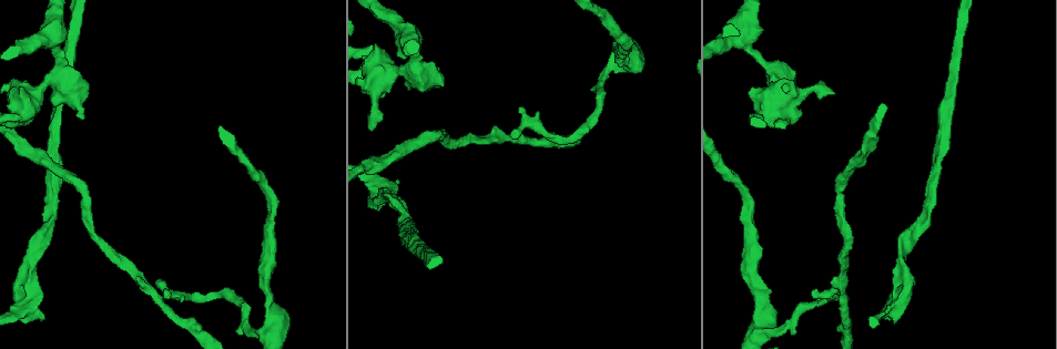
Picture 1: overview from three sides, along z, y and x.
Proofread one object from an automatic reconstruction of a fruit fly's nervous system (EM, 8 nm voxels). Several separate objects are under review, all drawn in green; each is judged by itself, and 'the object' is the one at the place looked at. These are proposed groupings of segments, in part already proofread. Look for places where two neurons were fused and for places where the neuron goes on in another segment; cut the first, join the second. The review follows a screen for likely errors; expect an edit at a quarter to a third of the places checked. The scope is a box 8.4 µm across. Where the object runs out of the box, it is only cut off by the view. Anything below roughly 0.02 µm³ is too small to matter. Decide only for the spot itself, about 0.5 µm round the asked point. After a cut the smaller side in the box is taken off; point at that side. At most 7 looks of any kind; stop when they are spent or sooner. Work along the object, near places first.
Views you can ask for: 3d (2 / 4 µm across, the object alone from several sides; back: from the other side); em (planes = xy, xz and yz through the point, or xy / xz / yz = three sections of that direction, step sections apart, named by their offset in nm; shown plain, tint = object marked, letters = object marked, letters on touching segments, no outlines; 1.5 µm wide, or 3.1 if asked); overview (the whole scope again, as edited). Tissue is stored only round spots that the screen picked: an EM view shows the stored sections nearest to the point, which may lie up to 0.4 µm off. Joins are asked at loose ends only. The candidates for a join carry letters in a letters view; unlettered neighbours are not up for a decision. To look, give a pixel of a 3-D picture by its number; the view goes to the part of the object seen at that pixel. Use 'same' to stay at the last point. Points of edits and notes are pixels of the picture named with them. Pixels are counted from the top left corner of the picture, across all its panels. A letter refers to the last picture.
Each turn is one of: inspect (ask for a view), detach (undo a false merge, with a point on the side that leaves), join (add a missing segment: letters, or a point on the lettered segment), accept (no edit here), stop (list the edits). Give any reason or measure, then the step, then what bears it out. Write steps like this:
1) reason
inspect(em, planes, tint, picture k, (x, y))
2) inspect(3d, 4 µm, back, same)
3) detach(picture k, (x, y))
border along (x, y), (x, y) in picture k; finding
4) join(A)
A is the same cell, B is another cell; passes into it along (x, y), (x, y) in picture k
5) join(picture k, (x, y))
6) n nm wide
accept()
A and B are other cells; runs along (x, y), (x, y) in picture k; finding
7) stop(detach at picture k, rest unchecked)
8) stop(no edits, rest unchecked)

stops while still wide
inspect(3d, 2 µm, picture 1, (81, 116))

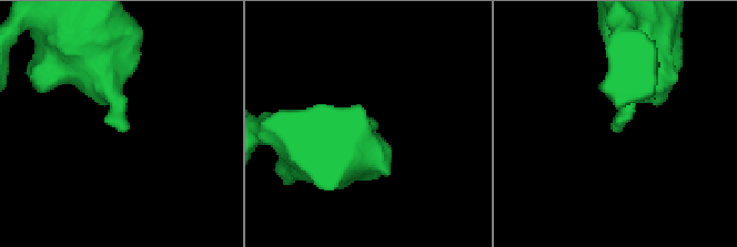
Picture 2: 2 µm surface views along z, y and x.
inspect(em, yz, step 4, tint, picture 2, (122, 126))

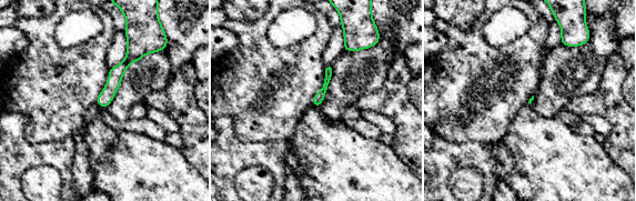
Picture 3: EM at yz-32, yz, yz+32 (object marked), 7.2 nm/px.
inspect(em, planes, letters, same)

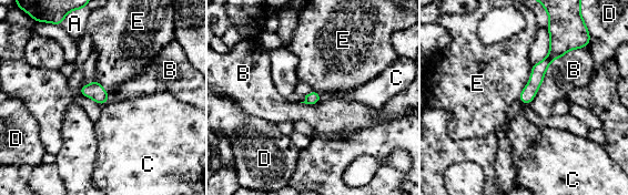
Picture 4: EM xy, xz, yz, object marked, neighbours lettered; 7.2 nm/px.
B touches over 600 nm
accept()
A, B, C, D and E are other cells; border along (584, 47), (550, 63), (528, 103) in picture 4; none of them fits

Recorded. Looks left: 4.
free end
inspect(3d, 2 µm, picture 1, (373, 130))

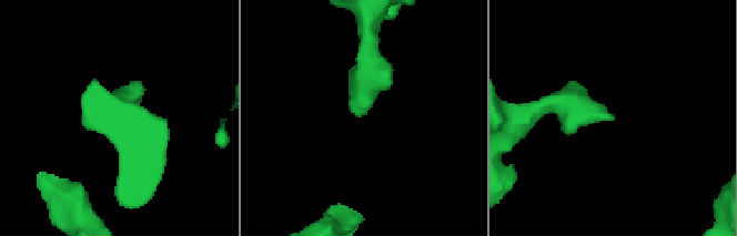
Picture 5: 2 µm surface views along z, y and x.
inspect(em, xz, step 8, letters, picture 5, (611, 120))

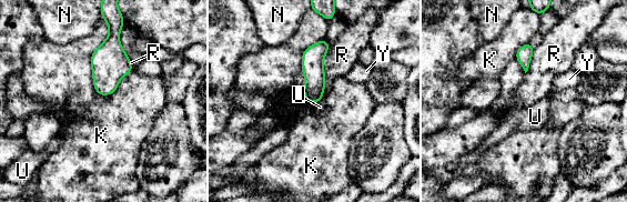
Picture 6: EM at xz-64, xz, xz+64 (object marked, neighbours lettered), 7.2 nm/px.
inspect(em, planes, letters, same)

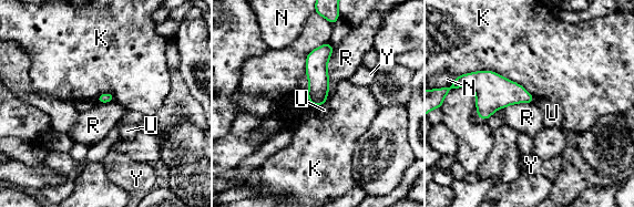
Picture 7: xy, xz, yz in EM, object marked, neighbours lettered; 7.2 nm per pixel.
accept()
K, N, R, U and Y are other cells; border along (334, 47), (327, 64), (326, 101) in picture 7; none of them fits

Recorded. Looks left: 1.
stop(no edits, rest unchecked)

